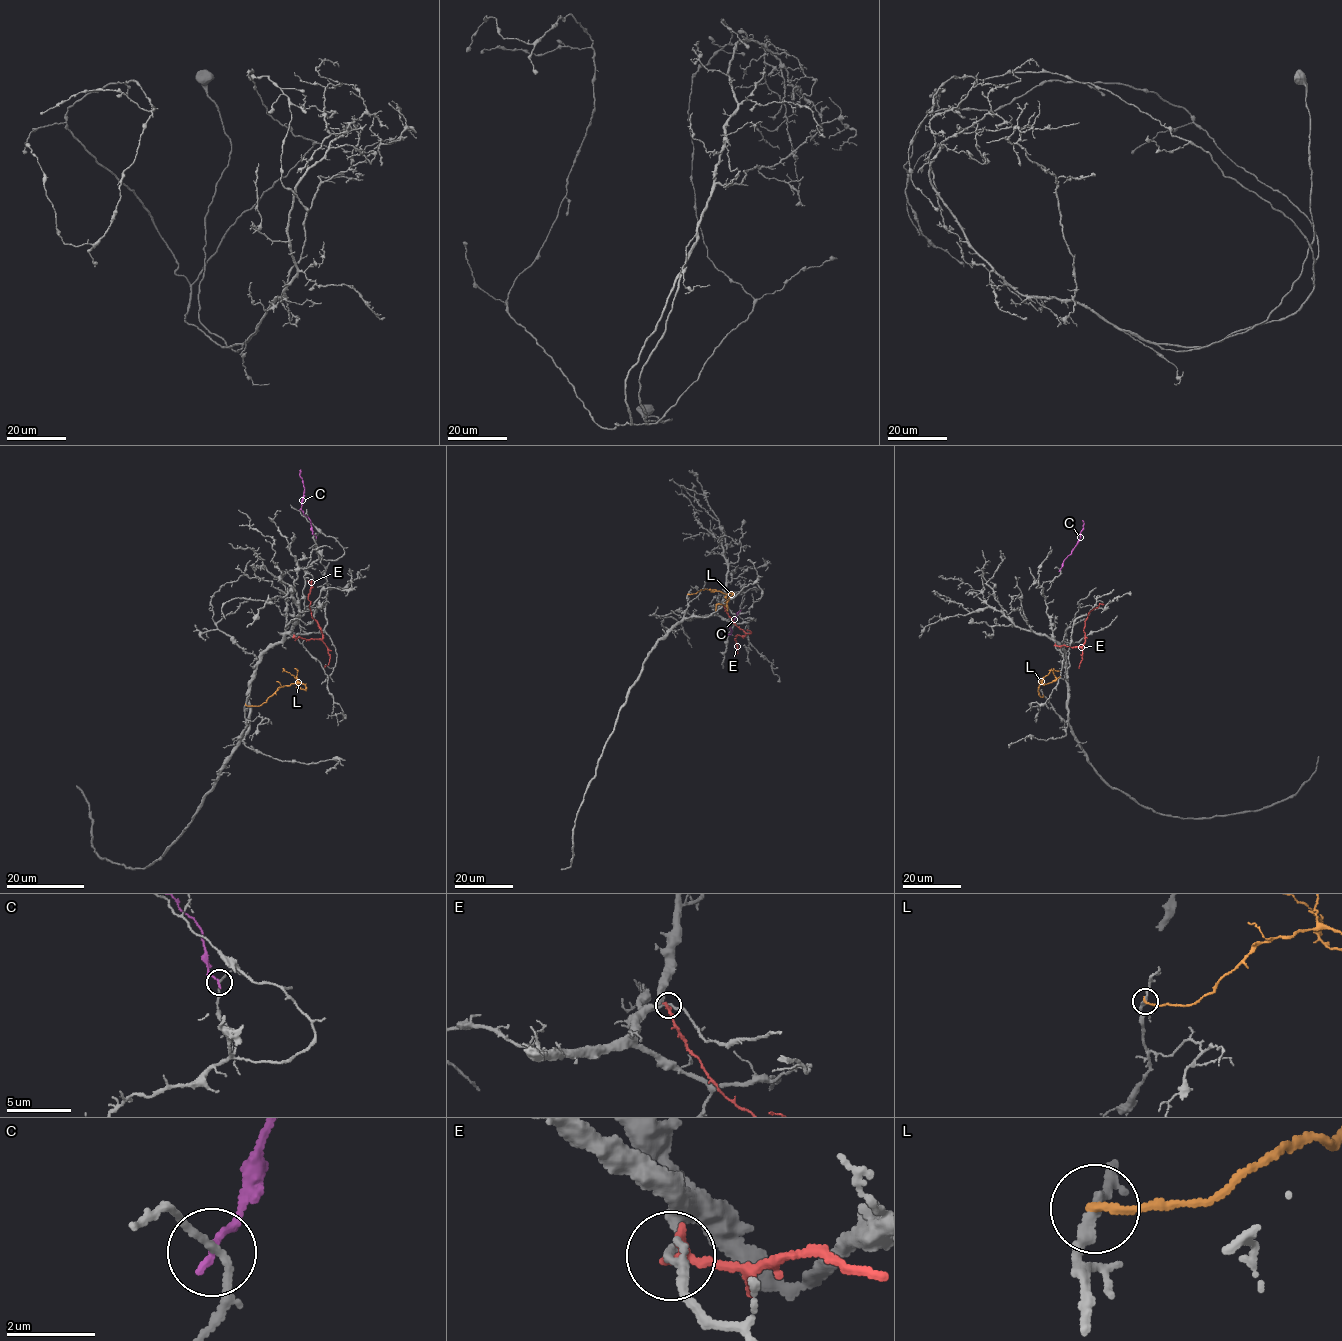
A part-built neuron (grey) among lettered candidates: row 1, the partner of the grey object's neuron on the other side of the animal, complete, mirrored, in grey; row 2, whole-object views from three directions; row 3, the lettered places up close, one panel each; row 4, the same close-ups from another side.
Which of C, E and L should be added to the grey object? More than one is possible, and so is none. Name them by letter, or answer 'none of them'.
none of them

